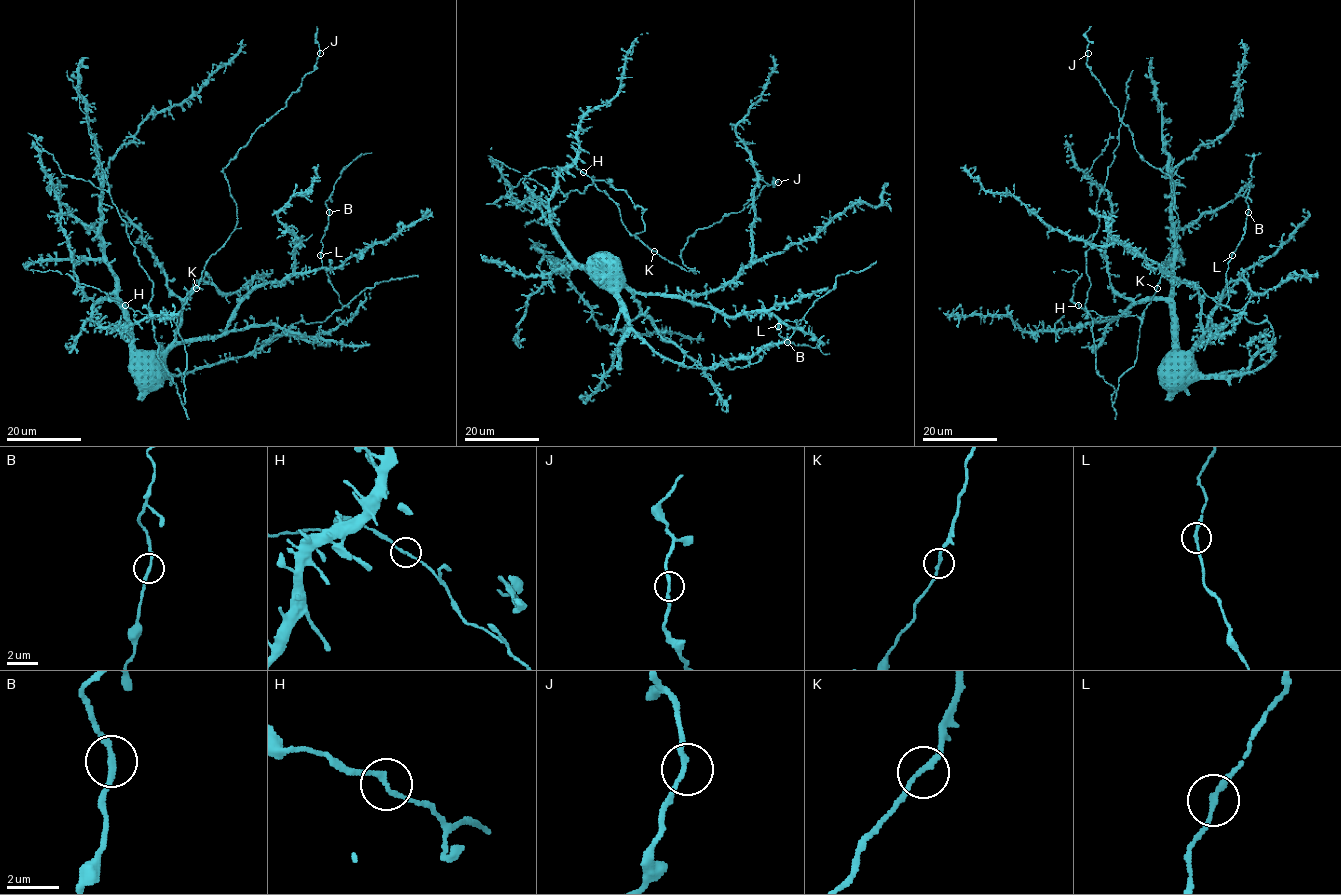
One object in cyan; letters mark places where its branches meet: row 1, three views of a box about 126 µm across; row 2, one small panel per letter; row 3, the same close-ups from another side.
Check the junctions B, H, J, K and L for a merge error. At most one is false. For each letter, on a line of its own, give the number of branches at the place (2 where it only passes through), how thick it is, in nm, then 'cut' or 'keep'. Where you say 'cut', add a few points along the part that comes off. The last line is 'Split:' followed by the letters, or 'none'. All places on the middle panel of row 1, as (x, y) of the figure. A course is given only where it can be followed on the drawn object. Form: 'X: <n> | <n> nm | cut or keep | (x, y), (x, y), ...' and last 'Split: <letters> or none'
B: 2 | 190 nm | keep
H: 2 | 170 nm | keep
J: 2 | 190 nm | keep
K: 2 | 200 nm | keep
L: 2 | 170 nm | keep
Split: none

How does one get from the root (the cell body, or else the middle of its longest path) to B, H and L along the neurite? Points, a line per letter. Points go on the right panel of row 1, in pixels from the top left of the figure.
B: (1174, 363), (1184, 357), (1202, 375), (1240, 375), (1274, 358), (1270, 324), (1226, 305), (1228, 261), (1248, 212)
H: (1174, 363), (1170, 306), (1112, 286), (1112, 201), (1090, 170), (1085, 308), (1113, 403), (1141, 320), (1078, 306)
L: (1174, 363), (1184, 357), (1202, 375), (1240, 375), (1274, 358), (1270, 324), (1226, 305), (1232, 255)

